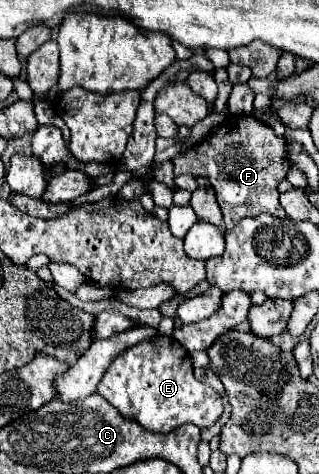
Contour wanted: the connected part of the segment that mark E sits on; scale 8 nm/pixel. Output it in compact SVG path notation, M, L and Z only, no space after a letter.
M156 335L148 341L142 341L134 347L130 347L128 353L122 353L120 357L116 357L116 361L112 361L110 369L106 371L106 375L100 381L98 393L112 407L116 407L122 413L122 417L134 419L144 429L156 431L156 433L168 433L184 423L194 423L200 429L204 429L204 427L214 425L222 413L222 397L212 387L194 379L190 355L186 353L186 349L182 349L182 345L178 345L178 341L174 341L168 335Z

